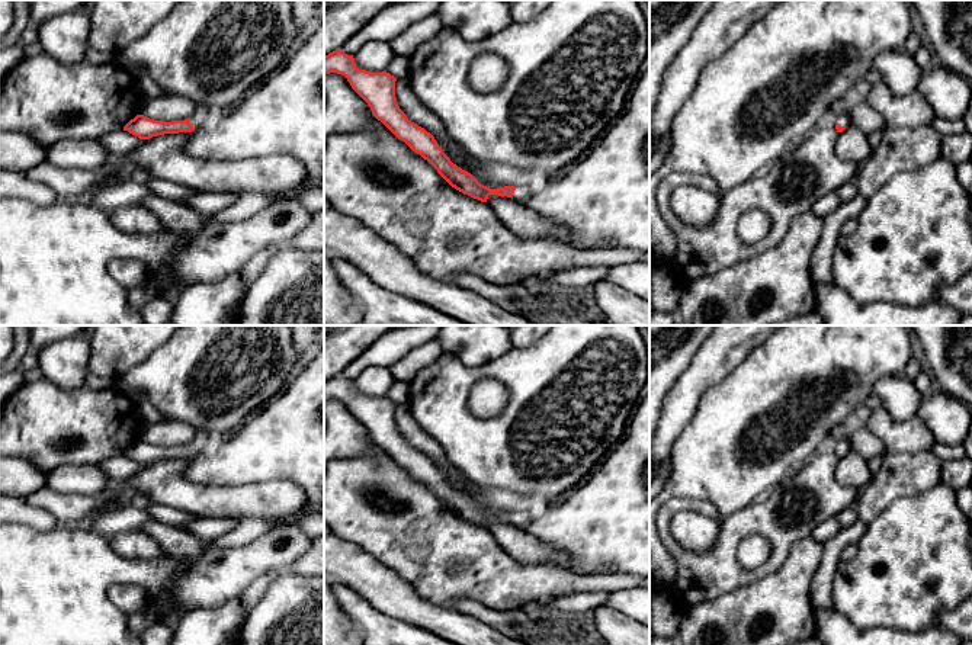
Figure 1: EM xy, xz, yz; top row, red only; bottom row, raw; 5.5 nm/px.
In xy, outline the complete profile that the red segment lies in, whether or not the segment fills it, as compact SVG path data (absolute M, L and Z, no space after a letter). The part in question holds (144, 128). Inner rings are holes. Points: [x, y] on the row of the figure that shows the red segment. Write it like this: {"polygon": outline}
{"polygon": "M195 106L190 118L173 122L154 121L144 115L137 115L123 126L123 131L128 131L139 139L150 139L164 134L192 132L202 126L209 112L211 109L206 106Z"}

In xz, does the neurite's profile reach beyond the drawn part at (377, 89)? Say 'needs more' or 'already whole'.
needs more

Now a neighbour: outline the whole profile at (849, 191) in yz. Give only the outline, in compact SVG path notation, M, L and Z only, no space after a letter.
M851 179L846 184L843 184L837 190L837 195L841 199L841 202L847 202L847 200L853 199L854 196L857 196L857 183L856 183L856 179Z

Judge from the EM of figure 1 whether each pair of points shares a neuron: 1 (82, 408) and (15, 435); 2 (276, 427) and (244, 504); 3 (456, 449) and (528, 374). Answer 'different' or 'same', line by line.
1: same
2: different
3: same

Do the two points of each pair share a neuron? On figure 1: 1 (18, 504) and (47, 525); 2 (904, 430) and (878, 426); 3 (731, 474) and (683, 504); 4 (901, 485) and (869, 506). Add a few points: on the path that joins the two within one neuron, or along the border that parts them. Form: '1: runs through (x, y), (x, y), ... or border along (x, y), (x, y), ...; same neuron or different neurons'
1: runs through (25, 512), (39, 519); same neuron
2: runs through (898, 430), (888, 430), (884, 426); same neuron
3: border along (664, 504), (673, 499), (702, 499), (724, 516); different neurons
4: runs through (894, 485), (889, 485), (876, 499); same neuron

